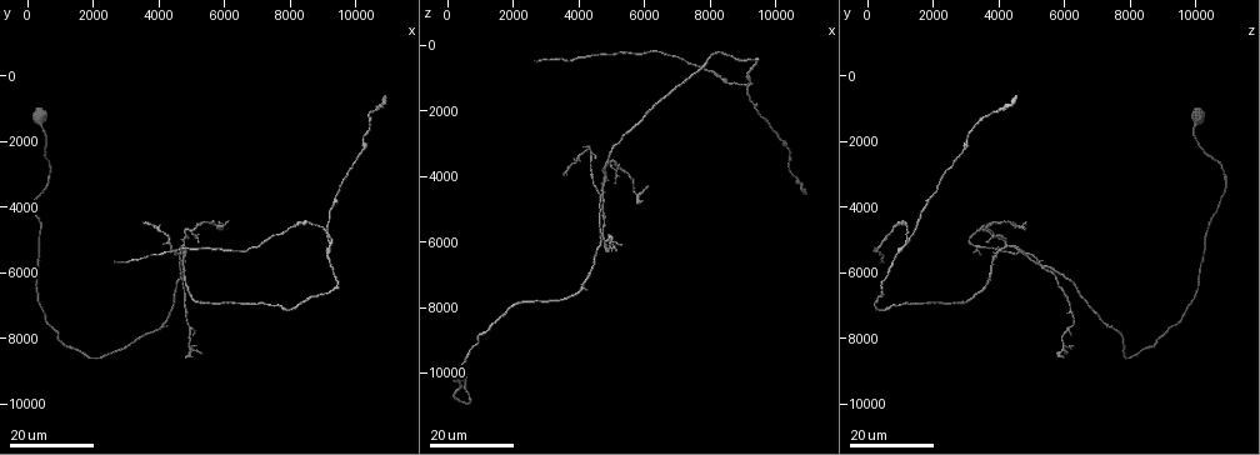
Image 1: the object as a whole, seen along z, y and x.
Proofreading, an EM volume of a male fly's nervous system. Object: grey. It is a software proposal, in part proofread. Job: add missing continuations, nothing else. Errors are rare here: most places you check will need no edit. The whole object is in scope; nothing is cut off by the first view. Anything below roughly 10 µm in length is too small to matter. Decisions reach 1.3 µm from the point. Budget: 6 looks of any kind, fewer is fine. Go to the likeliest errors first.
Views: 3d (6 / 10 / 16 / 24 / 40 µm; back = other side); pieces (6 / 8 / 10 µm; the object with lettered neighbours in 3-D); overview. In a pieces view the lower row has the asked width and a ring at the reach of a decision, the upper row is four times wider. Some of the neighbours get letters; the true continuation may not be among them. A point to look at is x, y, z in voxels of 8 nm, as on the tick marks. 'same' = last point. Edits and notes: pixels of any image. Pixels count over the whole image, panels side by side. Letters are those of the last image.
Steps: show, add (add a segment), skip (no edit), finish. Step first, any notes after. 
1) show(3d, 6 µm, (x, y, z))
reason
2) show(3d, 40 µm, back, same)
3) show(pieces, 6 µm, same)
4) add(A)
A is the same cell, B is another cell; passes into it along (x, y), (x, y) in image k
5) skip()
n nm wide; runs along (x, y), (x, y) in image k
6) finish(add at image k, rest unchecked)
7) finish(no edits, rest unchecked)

show(3d, 24 µm, (3500, 4400, 4000))
free end

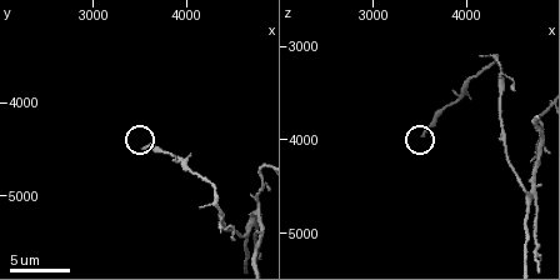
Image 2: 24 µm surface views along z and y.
show(pieces, 8 µm, (3500, 4500, 3950))

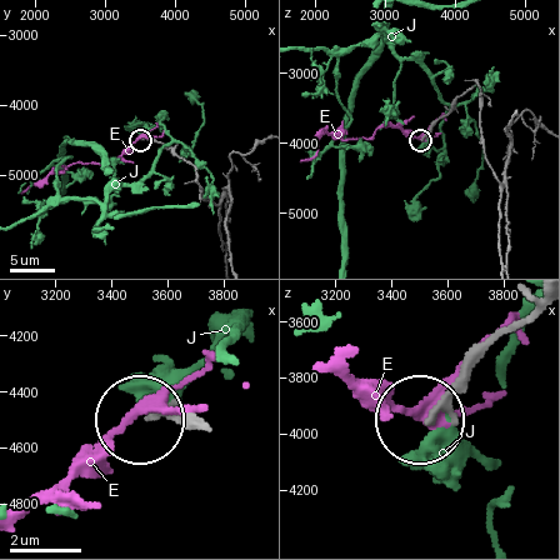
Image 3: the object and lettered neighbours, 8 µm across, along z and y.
skip()
E and J are other cells; runs along (534, 310), (430, 414) in image 3; none of them fits

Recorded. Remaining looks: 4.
show(3d, 24 µm, (2600, 5700, 500))
long arm stops here

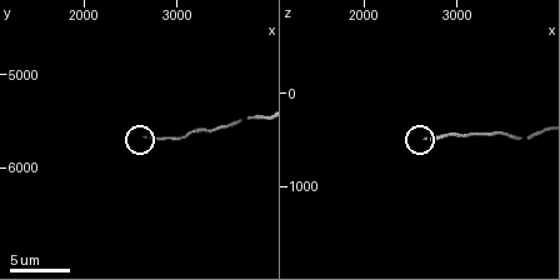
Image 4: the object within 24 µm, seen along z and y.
show(pieces, 6 µm, (2650, 5650, 500))

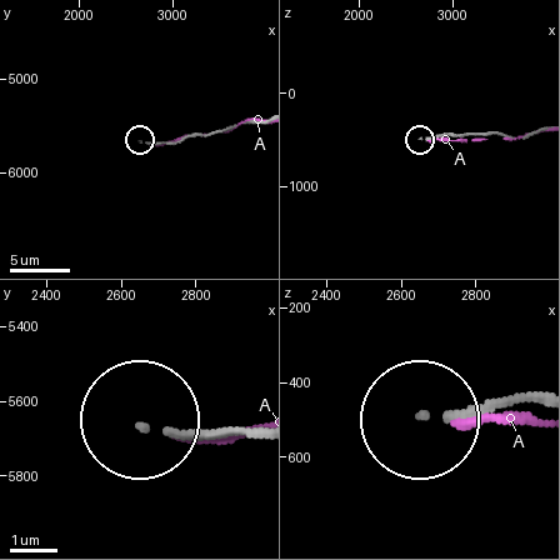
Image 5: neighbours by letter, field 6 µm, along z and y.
skip()
A is another cell; runs along (258, 123), (191, 134), (170, 143), (140, 141) in image 5; none of them fits

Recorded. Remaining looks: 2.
show(3d, 24 µm, (5300, 8500, 6200))
long arm stops here

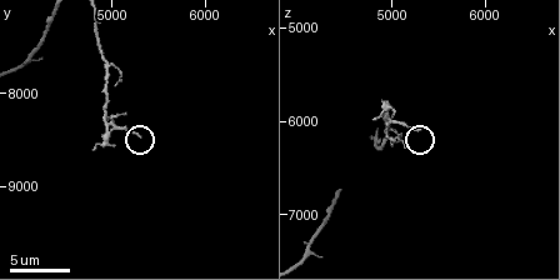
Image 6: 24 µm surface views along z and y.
show(pieces, 10 µm, (5300, 8450, 6100))

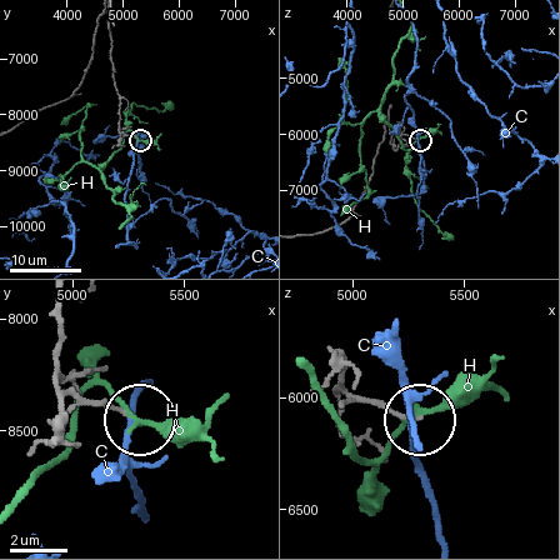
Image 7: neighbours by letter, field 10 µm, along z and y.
skip()
130 nm wide; C and H are other cells; runs along (110, 45), (119, 128), (138, 139) in image 7; no lettered segment goes on from it

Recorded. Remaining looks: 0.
finish(no edits, rest unchecked)

